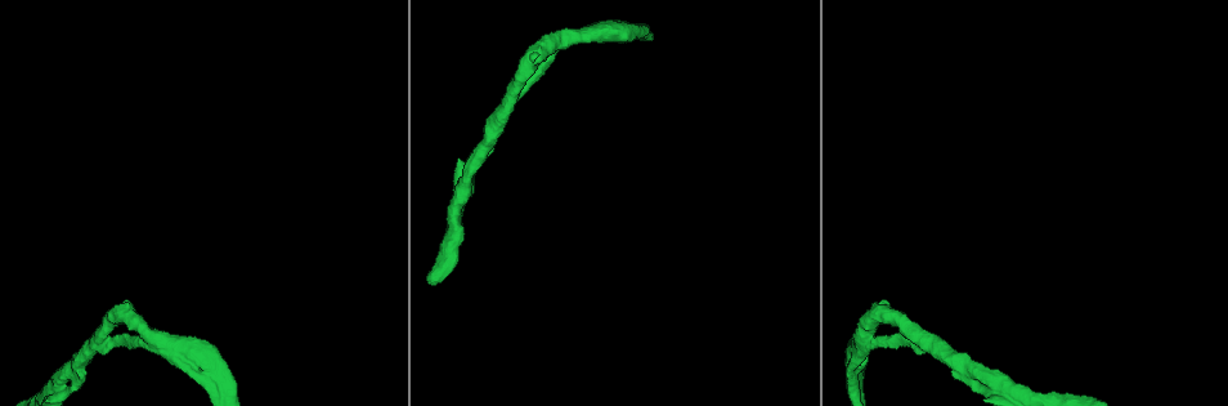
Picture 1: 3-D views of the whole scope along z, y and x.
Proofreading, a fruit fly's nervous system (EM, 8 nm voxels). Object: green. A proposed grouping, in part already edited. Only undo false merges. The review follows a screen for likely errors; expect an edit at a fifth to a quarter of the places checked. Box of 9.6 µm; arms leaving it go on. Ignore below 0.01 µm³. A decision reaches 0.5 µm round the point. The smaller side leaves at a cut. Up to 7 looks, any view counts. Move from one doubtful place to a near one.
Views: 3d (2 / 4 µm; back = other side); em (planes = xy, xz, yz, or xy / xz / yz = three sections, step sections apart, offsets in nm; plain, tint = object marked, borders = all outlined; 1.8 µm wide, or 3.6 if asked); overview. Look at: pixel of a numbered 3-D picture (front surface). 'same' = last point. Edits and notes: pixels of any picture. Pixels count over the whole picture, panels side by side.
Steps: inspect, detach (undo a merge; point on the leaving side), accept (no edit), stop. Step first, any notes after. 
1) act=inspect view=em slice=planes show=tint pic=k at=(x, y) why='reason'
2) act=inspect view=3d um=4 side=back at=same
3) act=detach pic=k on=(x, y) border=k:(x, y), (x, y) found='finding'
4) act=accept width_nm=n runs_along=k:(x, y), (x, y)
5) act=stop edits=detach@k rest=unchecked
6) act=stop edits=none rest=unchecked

act=inspect view=em slice=yz step=8 show=plain pic=1 at=(602, 34) why='sudden change in width'

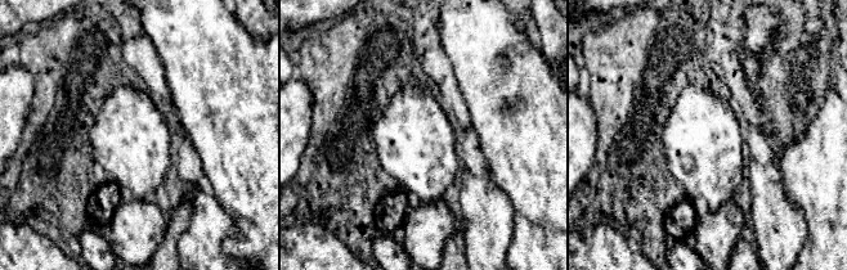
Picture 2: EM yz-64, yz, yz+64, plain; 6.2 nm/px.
act=inspect view=em slice=yz step=8 show=tint at=same

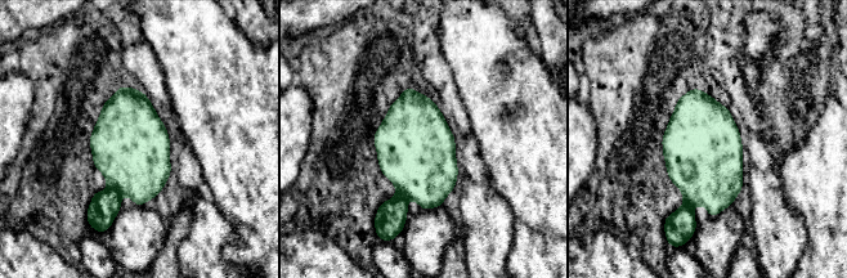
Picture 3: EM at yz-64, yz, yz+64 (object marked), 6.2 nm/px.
act=accept width_nm=480 found='one neuron here'

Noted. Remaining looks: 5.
act=inspect view=em slice=xz step=4 show=tint pic=1 at=(468, 170) why='arms part here'

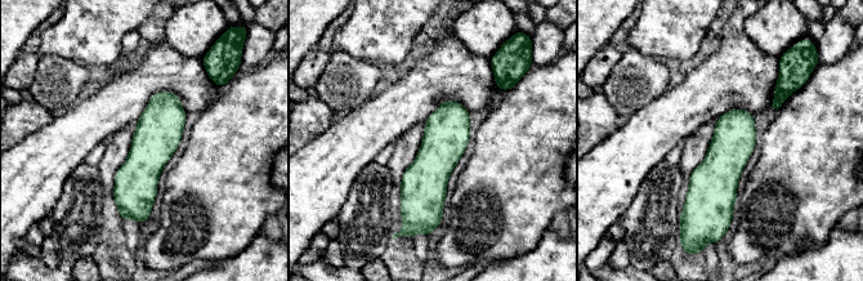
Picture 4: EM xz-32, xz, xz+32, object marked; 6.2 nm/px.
act=accept found='continuous, no second neuron'

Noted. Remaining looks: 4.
act=inspect view=em slice=yz step=16 show=tint pic=1 at=(914, 330) why='arms part here'

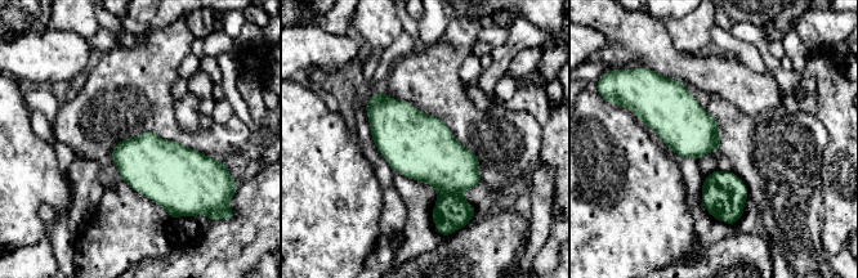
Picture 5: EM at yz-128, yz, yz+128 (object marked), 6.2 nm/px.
act=accept found='one neuron here'

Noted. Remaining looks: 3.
act=stop edits=none rest=unchecked

